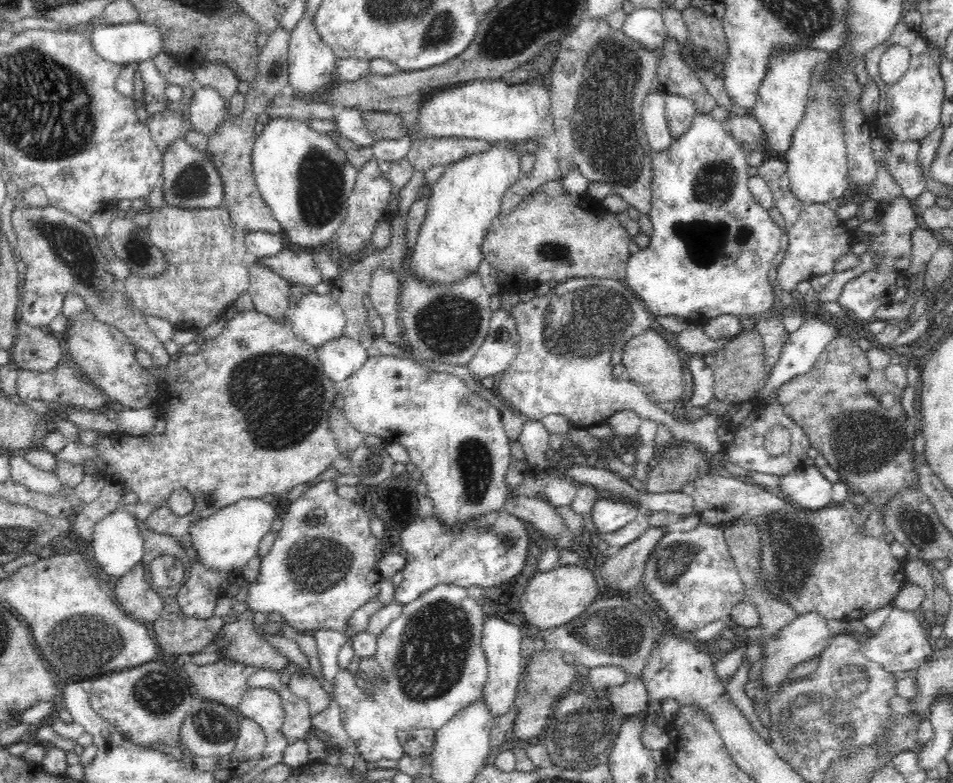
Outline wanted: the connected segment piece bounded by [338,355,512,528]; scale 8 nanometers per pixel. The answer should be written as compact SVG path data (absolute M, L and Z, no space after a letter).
M376 355L369 356L367 359L366 363L356 374L352 374L352 377L338 386L338 390L343 396L343 413L346 415L348 421L350 421L350 424L363 436L374 435L383 439L384 445L397 442L408 451L409 462L412 462L420 470L420 474L427 486L427 496L430 497L430 500L434 504L434 512L437 514L437 518L440 518L441 522L444 522L445 526L460 527L467 519L488 514L492 510L505 510L504 504L506 504L506 496L508 496L510 490L504 476L506 476L512 457L511 441L503 426L501 412L484 400L482 396L476 394L474 390L468 388L464 380L460 380L460 378L456 378L456 376L448 372L432 372L426 366L421 366L415 360L411 360L410 357L402 358L396 355Z

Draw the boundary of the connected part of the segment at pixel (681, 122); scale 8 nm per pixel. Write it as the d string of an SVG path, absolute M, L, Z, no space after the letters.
M666 93L665 100L667 127L670 134L676 139L690 128L697 113L689 98Z

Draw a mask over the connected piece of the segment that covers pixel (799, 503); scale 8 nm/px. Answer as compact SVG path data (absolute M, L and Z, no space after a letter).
M804 465L780 476L779 493L800 509L820 510L833 504L832 485L815 465Z

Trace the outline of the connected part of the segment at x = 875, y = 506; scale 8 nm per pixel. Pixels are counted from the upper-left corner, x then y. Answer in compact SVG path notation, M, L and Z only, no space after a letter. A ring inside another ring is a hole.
M839 336L828 344L810 371L786 382L773 401L780 403L785 413L802 427L811 447L839 474L839 480L847 484L850 497L864 494L868 498L865 512L882 512L887 499L894 498L903 487L918 487L912 438L906 434L886 434L889 429L894 432L893 427L907 418L899 400L902 392L886 379L883 371L870 367L867 352L859 348L857 336ZM886 392L895 396L891 409L884 409L880 403Z

